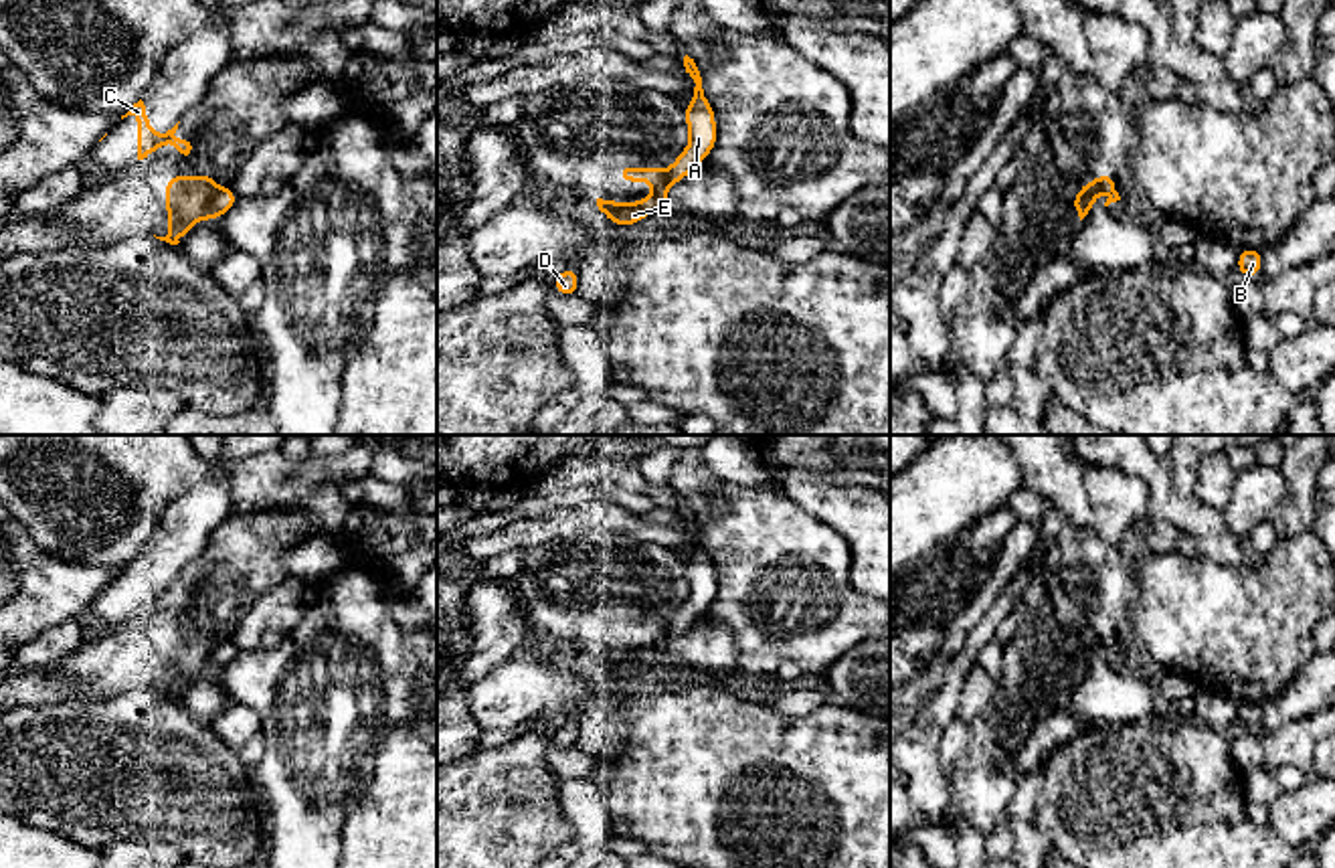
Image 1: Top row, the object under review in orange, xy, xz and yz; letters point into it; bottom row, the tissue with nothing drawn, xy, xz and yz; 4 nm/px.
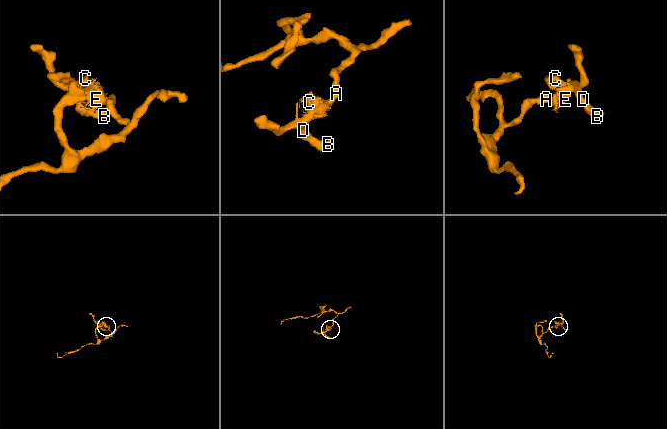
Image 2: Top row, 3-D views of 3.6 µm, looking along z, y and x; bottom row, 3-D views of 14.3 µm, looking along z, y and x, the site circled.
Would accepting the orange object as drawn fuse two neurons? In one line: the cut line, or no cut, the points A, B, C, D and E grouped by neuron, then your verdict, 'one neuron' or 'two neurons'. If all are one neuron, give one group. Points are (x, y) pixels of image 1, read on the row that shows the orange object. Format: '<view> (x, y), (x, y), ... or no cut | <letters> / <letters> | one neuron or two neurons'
xy (215, 189), (213, 209), (219, 215) | A / B C D E | two neurons

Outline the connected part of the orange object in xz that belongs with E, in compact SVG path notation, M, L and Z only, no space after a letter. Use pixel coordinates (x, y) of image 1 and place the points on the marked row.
M621 166L619 168L619 180L621 182L651 182L653 190L645 200L635 202L619 202L619 200L603 200L597 198L599 210L617 227L631 227L639 225L639 221L653 212L665 212L670 210L668 200L668 170L661 170L657 166Z

